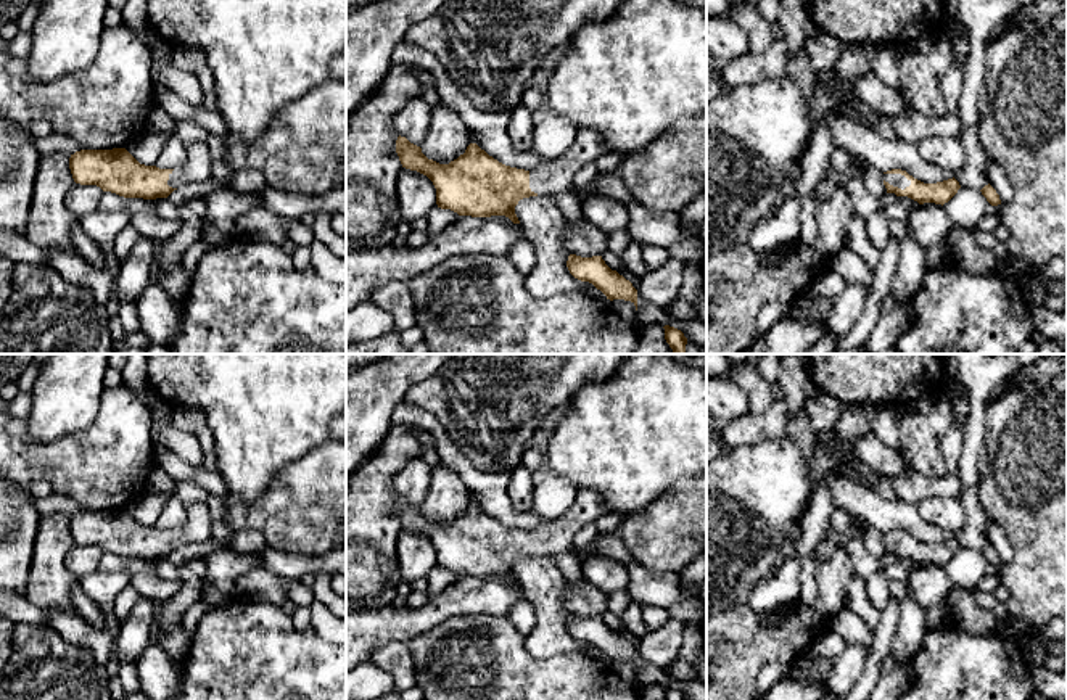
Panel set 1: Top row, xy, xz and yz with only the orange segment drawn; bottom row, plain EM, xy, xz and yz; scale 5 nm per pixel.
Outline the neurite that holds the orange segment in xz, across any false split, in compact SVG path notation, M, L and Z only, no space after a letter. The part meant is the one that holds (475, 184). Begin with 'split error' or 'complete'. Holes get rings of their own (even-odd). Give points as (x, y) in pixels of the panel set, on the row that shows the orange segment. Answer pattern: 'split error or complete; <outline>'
split error; M578 129L576 140L563 154L534 171L505 166L476 143L449 164L428 159L420 146L401 135L396 153L402 167L433 182L438 208L472 217L505 216L520 224L515 214L520 200L571 190L575 174L610 150L592 129Z

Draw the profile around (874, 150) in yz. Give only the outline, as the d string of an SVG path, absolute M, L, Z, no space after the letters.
M843 111L832 113L827 119L834 148L858 156L880 172L901 169L924 183L937 183L956 175L925 161L914 143L900 137L887 140L861 122L851 121Z

